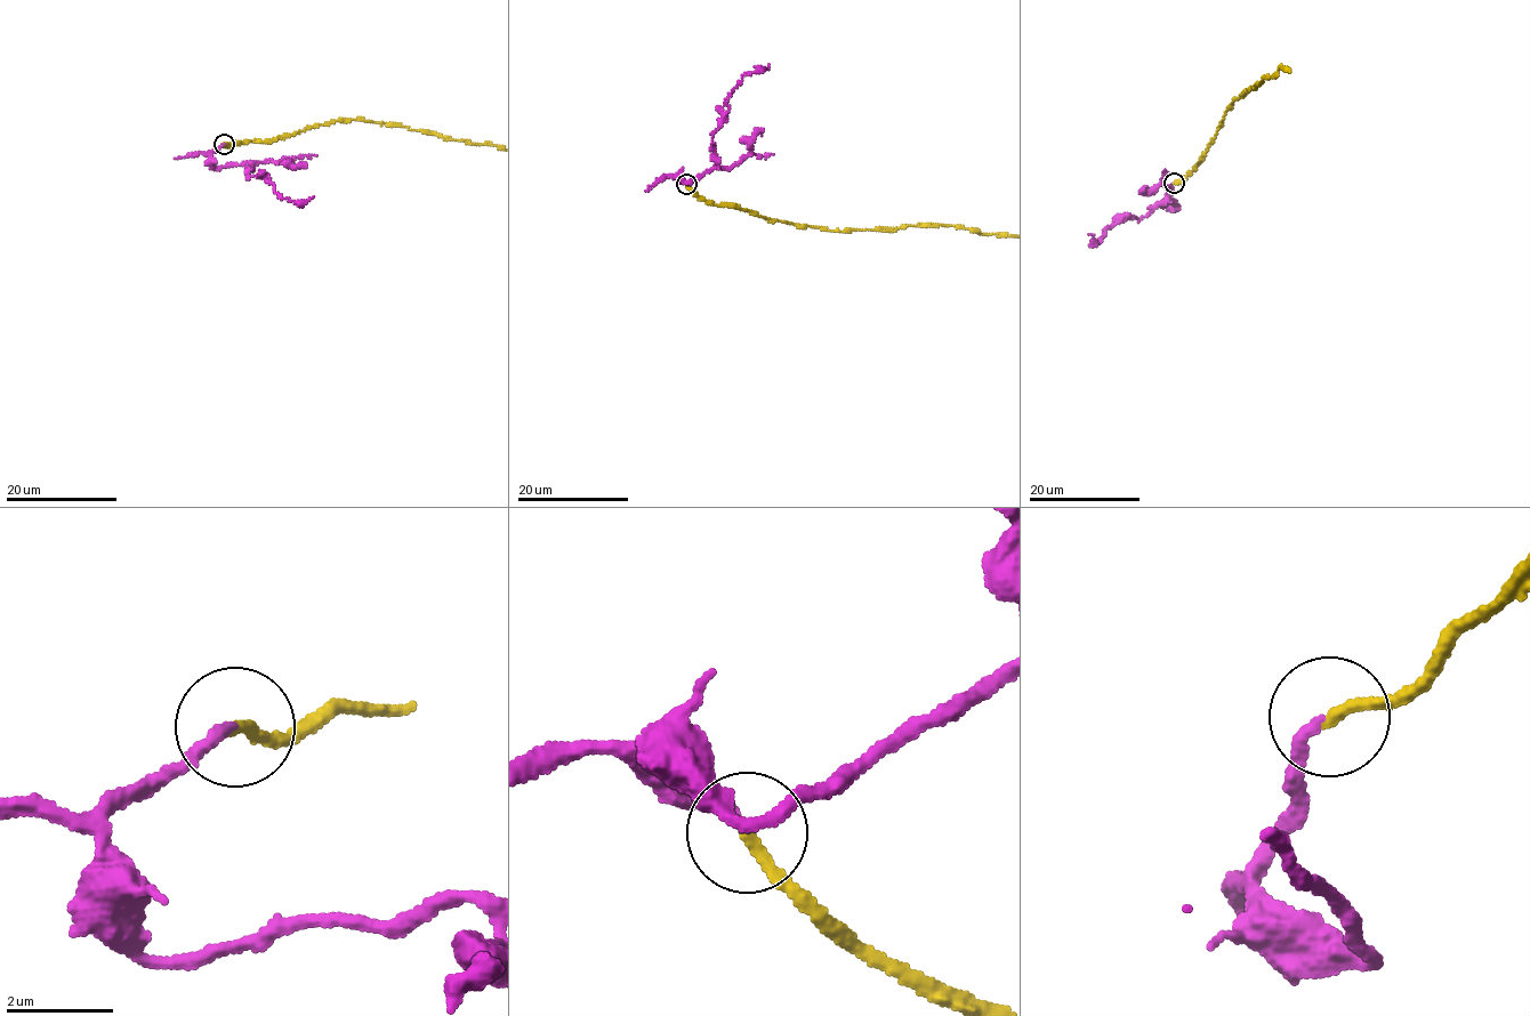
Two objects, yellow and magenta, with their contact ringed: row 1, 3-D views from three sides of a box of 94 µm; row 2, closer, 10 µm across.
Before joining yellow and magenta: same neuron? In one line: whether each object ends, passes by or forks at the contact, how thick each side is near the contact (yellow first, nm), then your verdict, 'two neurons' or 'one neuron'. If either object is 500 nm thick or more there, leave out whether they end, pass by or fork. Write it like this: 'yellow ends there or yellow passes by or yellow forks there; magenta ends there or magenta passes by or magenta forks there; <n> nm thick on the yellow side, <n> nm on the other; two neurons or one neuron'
yellow ends there; magenta ends there; 240 nm thick on the yellow side, 200 nm on the other; one neuron

